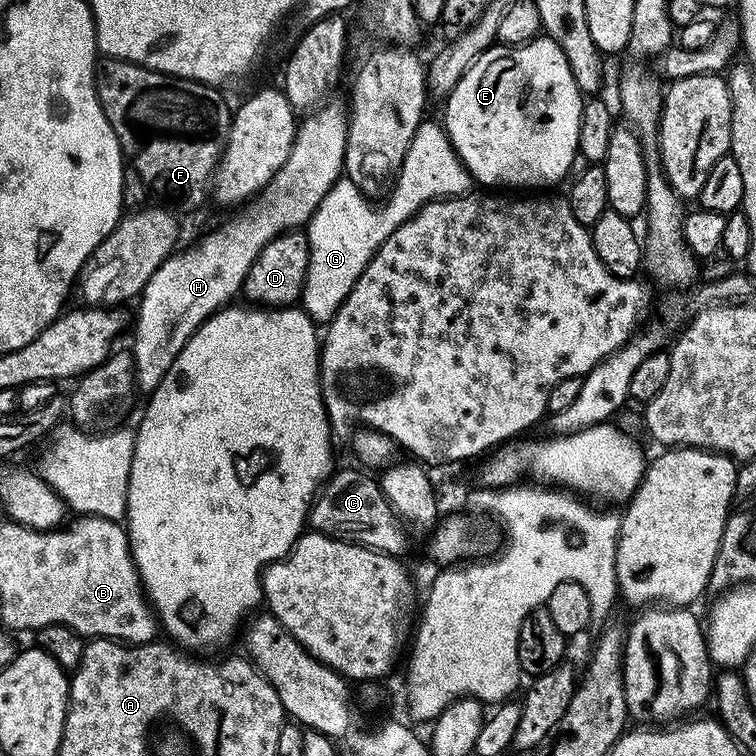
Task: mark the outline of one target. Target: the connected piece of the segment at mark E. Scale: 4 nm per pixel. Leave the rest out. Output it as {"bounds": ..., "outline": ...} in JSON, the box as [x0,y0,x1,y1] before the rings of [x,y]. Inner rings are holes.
{"bounds":[442,34,582,190],"outline":[[[541,34],[525,44],[509,46],[497,43],[486,49],[470,66],[470,70],[466,70],[466,74],[462,74],[458,86],[454,86],[454,90],[446,98],[445,104],[448,105],[444,108],[442,127],[445,134],[448,135],[448,141],[452,143],[452,150],[459,154],[465,170],[477,185],[488,190],[512,190],[508,188],[540,188],[536,190],[544,190],[547,189],[544,188],[547,184],[556,184],[568,171],[571,173],[573,171],[572,163],[578,160],[578,126],[580,125],[581,103],[582,93],[580,87],[574,82],[574,74],[570,74],[570,62],[566,62],[566,54],[562,54],[562,46],[558,46],[556,40]]]}

